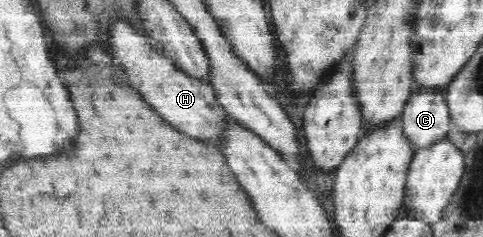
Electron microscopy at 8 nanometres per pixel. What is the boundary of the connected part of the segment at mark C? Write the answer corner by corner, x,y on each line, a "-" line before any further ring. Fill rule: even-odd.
446,84
416,86
406,100
403,112
403,129
406,136
418,148
432,142
440,142
447,136
452,125
451,112
447,103

